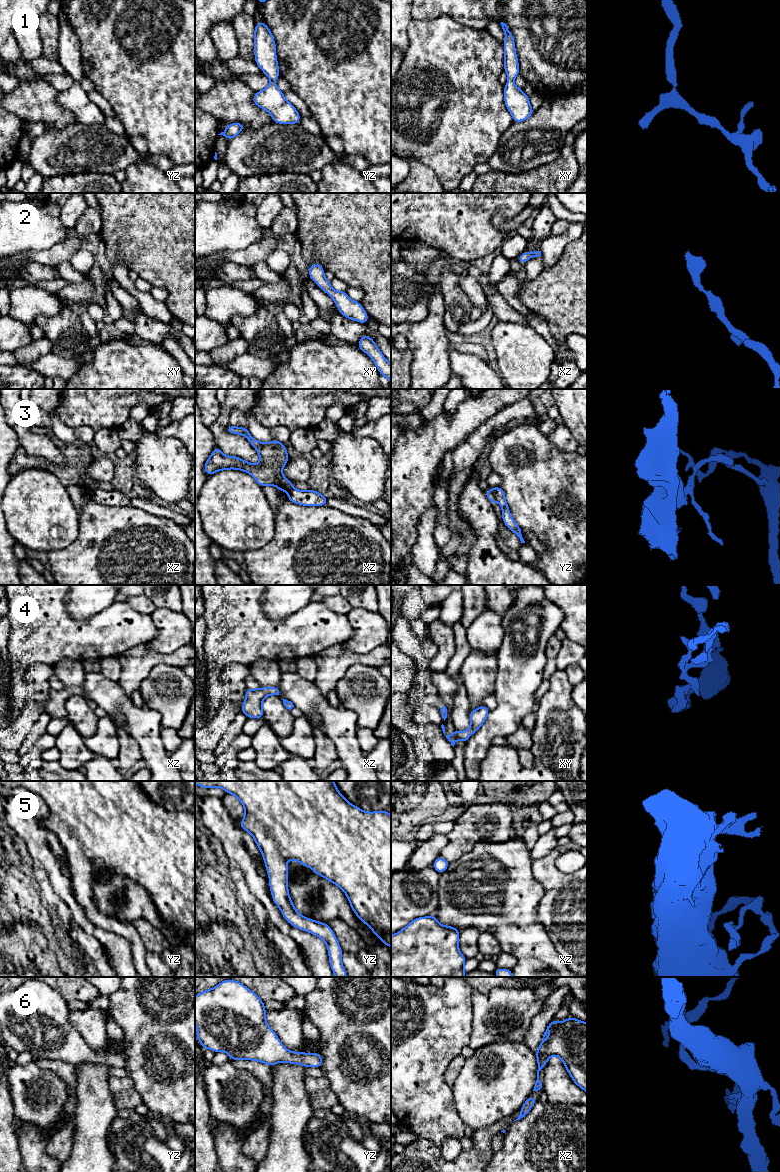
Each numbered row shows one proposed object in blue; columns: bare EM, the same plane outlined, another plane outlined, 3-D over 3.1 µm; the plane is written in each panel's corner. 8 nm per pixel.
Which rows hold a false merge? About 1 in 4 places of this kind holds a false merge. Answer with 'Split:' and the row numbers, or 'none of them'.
Split: 3

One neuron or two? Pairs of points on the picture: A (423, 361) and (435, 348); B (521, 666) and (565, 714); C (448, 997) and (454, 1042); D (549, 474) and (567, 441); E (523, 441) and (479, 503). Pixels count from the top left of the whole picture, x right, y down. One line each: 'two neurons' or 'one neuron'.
A: one neuron
B: two neurons
C: one neuron
D: two neurons
E: two neurons

